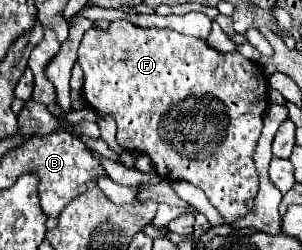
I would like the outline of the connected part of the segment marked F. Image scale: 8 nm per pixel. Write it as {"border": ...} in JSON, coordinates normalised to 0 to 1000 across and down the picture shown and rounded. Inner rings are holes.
{"border":[[[368,88],[354,120],[301,112],[301,120],[288,120],[275,136],[275,160],[262,176],[255,256],[281,288],[275,384],[281,384],[288,416],[295,416],[295,432],[308,432],[328,456],[361,456],[361,464],[381,472],[381,488],[387,488],[387,568],[394,568],[394,584],[414,608],[487,616],[500,632],[500,648],[513,656],[520,696],[540,720],[560,720],[560,728],[573,728],[573,720],[619,720],[619,728],[646,736],[652,752],[666,752],[685,776],[692,808],[732,848],[745,896],[765,896],[772,880],[791,880],[791,872],[805,872],[818,856],[811,800],[818,792],[844,792],[844,768],[858,752],[858,696],[851,696],[851,672],[844,672],[844,648],[838,648],[838,616],[844,616],[844,592],[851,592],[851,568],[858,568],[858,536],[864,536],[864,512],[871,512],[871,464],[877,464],[877,440],[891,424],[884,312],[877,312],[871,280],[844,248],[805,232],[791,208],[758,208],[758,216],[719,208],[679,160],[659,160],[659,152],[639,152],[639,144],[613,144],[613,136],[579,128],[579,120],[553,120],[553,112],[460,112],[447,96],[427,96],[427,88]]]}

